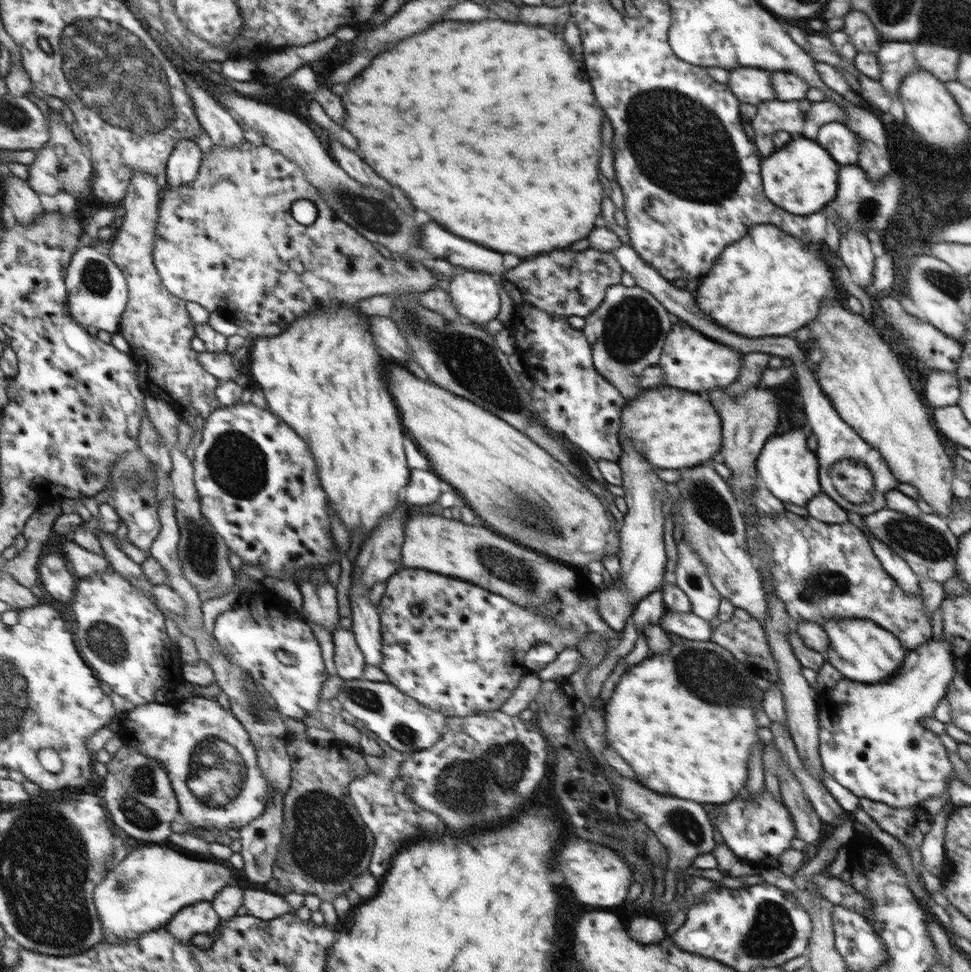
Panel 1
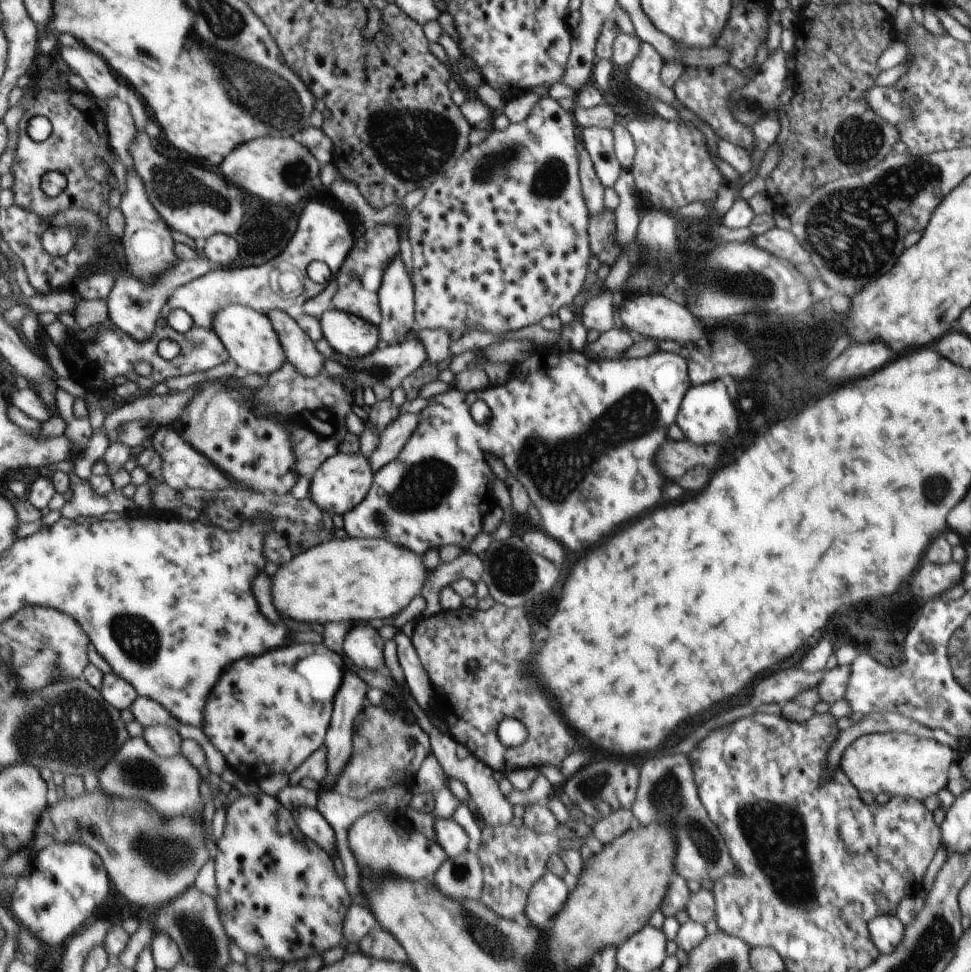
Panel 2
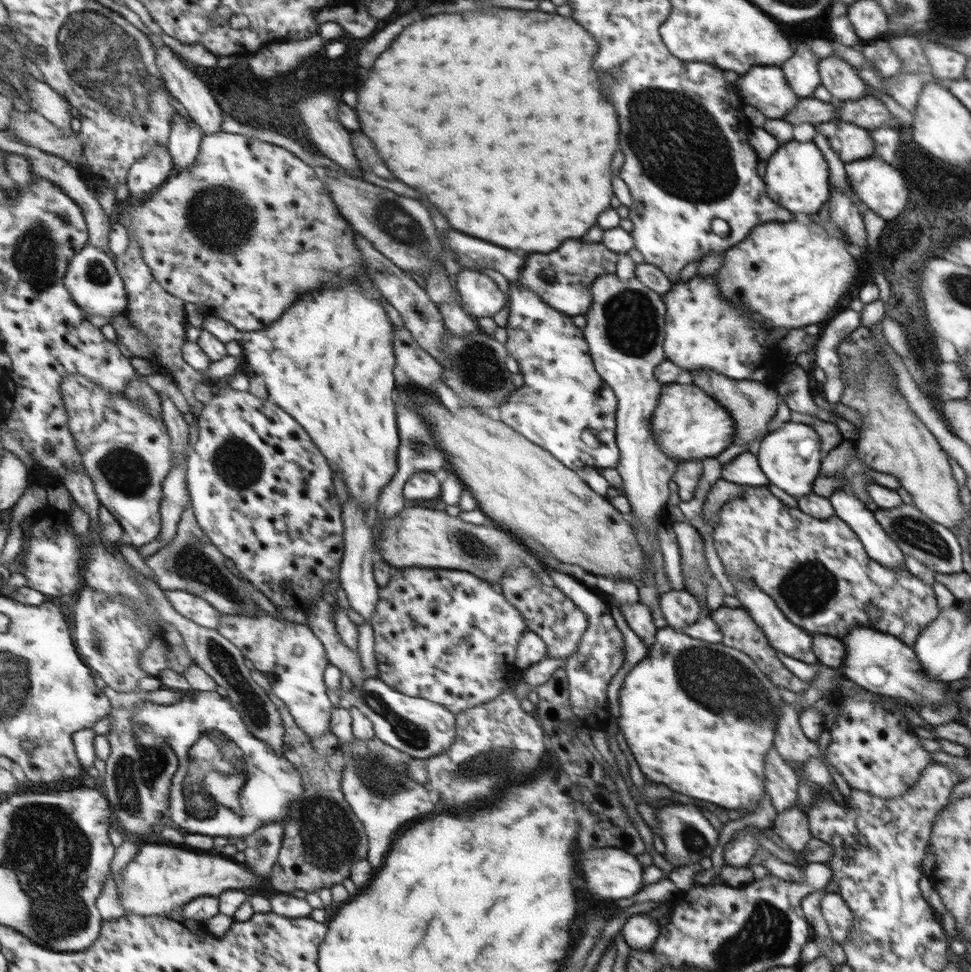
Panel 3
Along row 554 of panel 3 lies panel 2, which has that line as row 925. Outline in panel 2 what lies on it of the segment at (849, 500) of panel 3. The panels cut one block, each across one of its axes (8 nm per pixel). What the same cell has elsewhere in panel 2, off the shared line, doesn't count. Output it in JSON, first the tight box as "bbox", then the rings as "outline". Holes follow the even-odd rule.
{"bbox":[868,914,904,954],"outline":[[[880,914],[868,922],[868,932],[880,953],[892,954],[903,943],[904,925],[892,914]]]}

